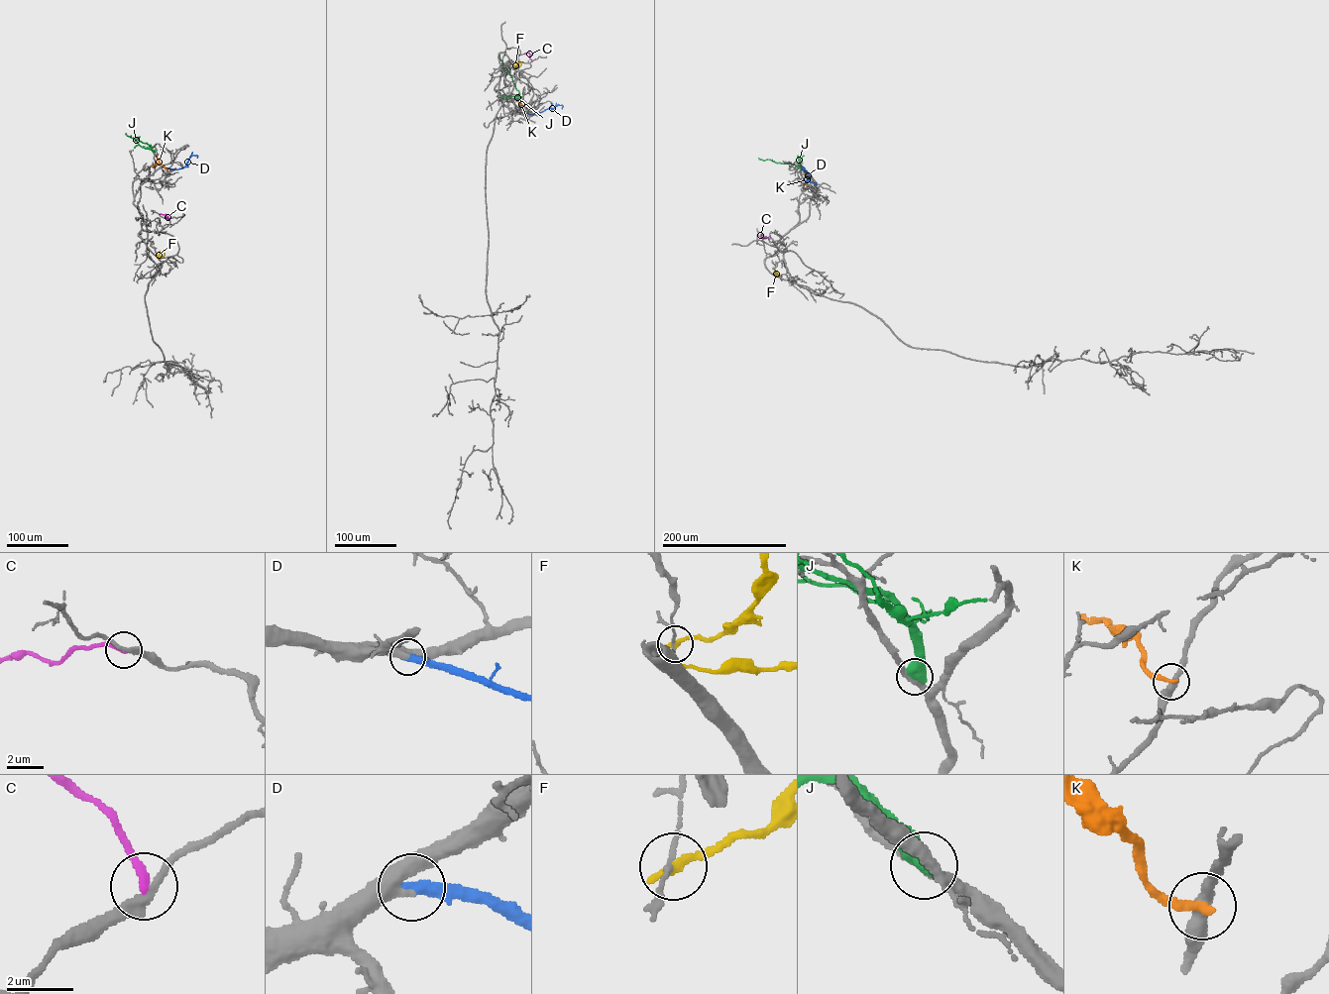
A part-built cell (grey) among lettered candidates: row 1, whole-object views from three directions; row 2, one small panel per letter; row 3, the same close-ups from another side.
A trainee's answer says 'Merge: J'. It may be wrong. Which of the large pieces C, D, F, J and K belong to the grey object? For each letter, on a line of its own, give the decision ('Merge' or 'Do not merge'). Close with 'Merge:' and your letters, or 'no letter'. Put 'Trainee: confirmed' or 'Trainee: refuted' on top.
Trainee: refuted
C: Do not merge
D: Merge
F: Do not merge
J: Do not merge
K: Do not merge
Merge: D

